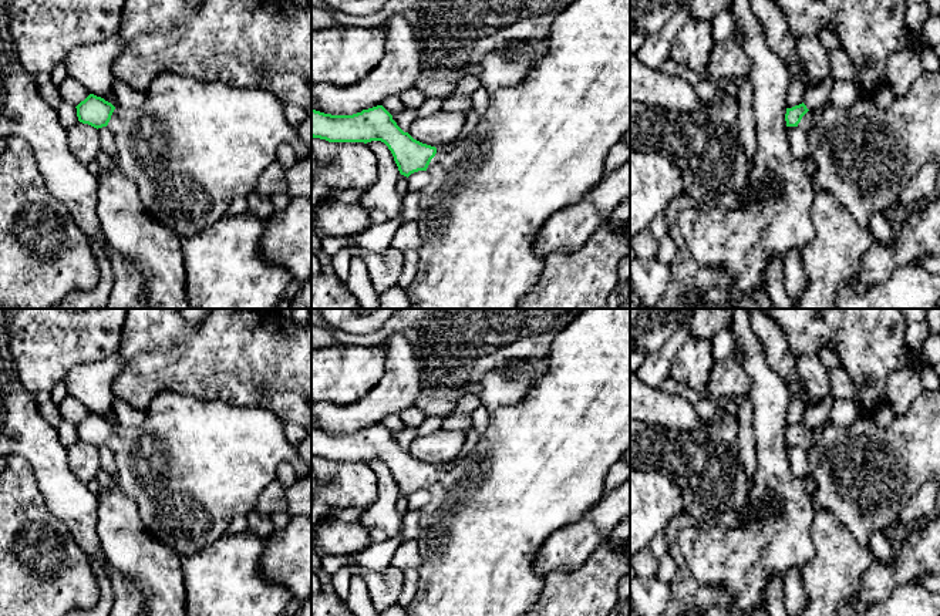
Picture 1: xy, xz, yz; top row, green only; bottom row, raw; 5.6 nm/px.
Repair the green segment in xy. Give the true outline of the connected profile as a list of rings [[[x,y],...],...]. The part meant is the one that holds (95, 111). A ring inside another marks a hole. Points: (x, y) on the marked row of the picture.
[[[162,71],[145,95],[141,107],[125,108],[90,94],[75,107],[77,117],[114,132],[115,164],[137,184],[146,215],[183,239],[225,218],[233,198],[247,198],[282,144],[293,147],[296,162],[311,156],[311,147],[297,138],[284,117],[284,101],[267,91]]]

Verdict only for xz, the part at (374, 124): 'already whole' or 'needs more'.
needs more

